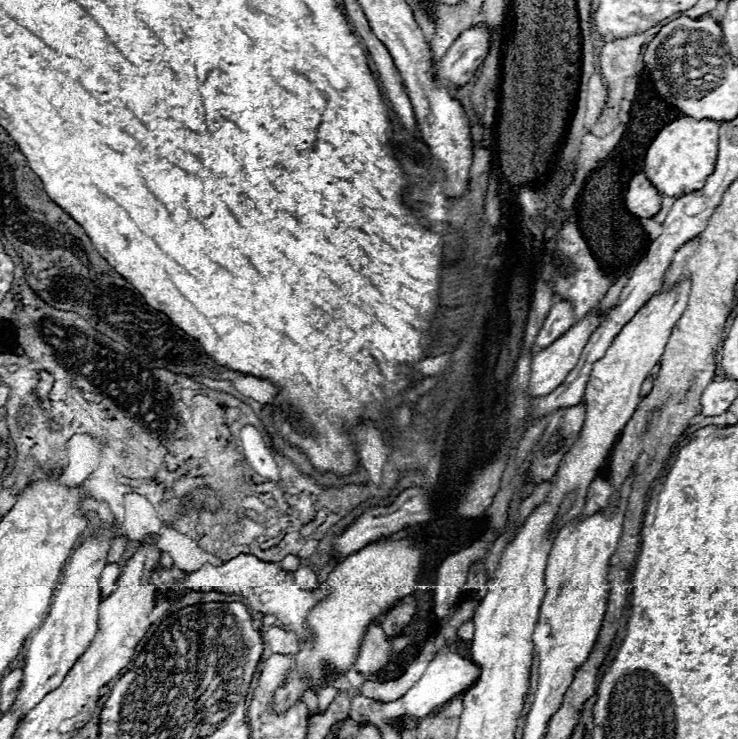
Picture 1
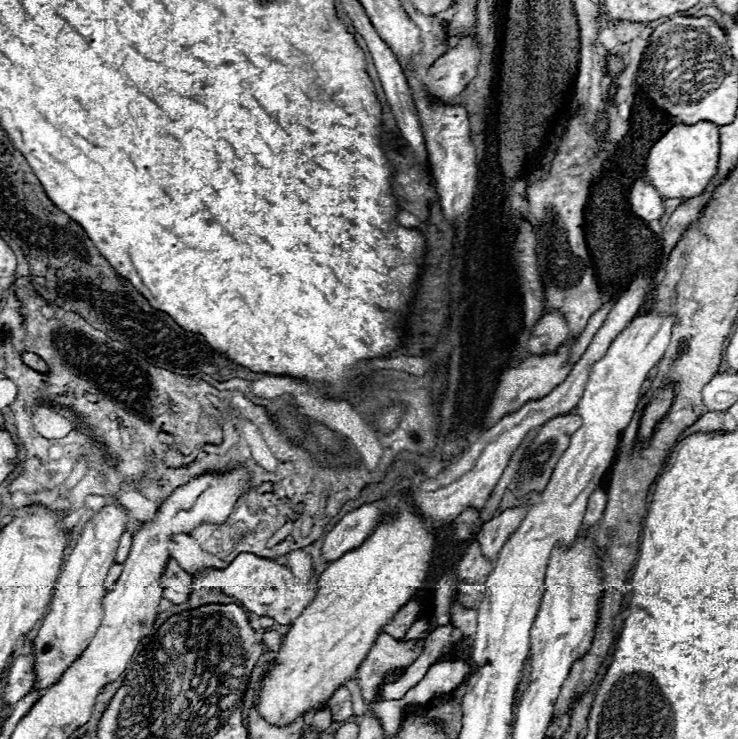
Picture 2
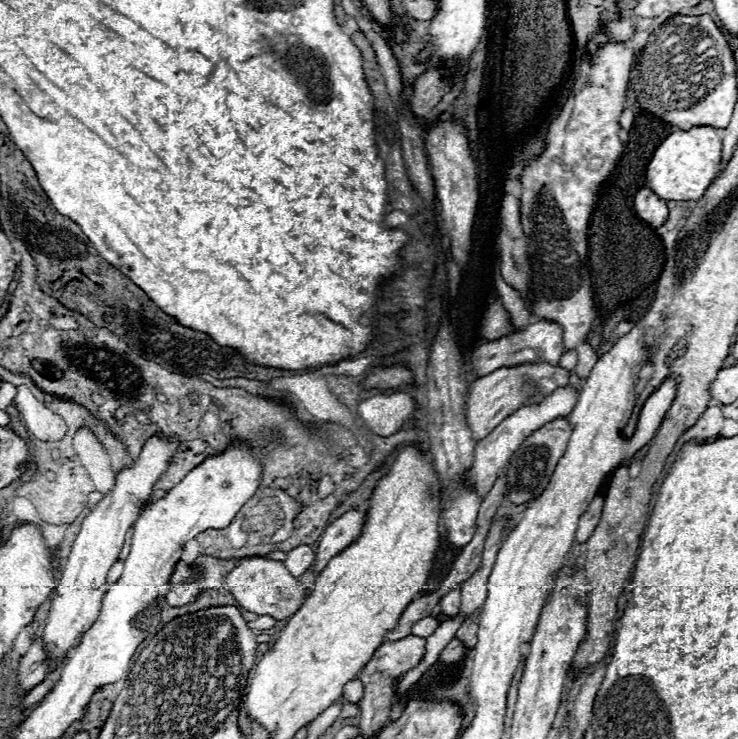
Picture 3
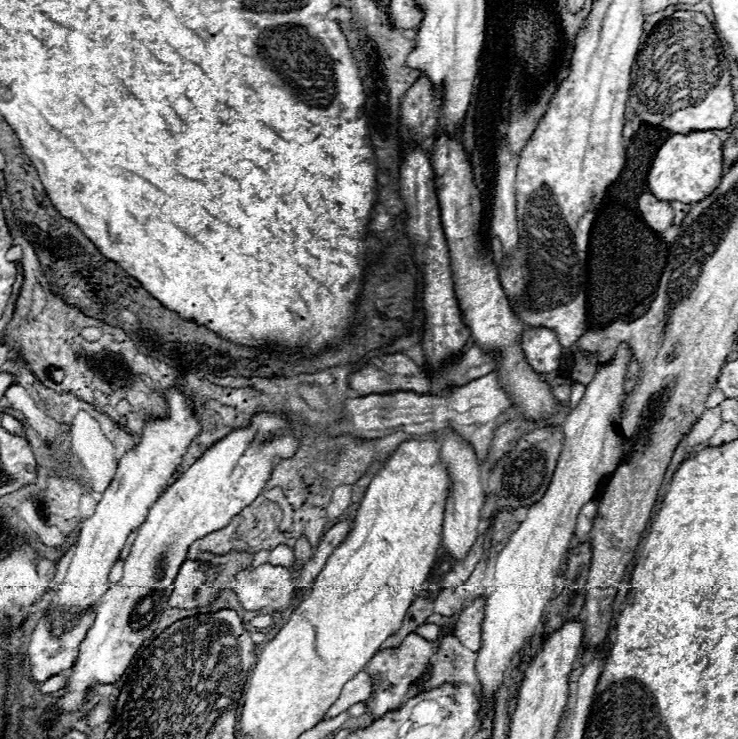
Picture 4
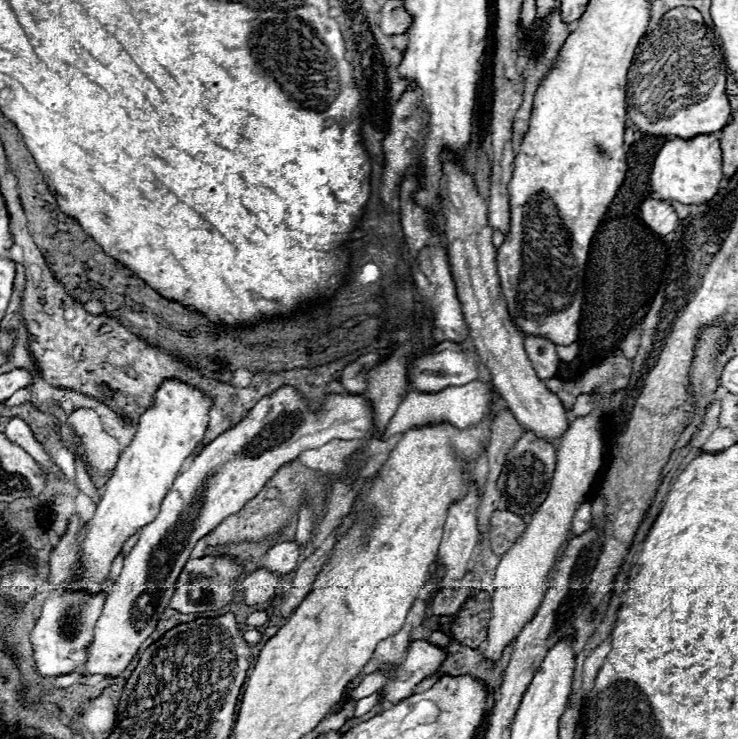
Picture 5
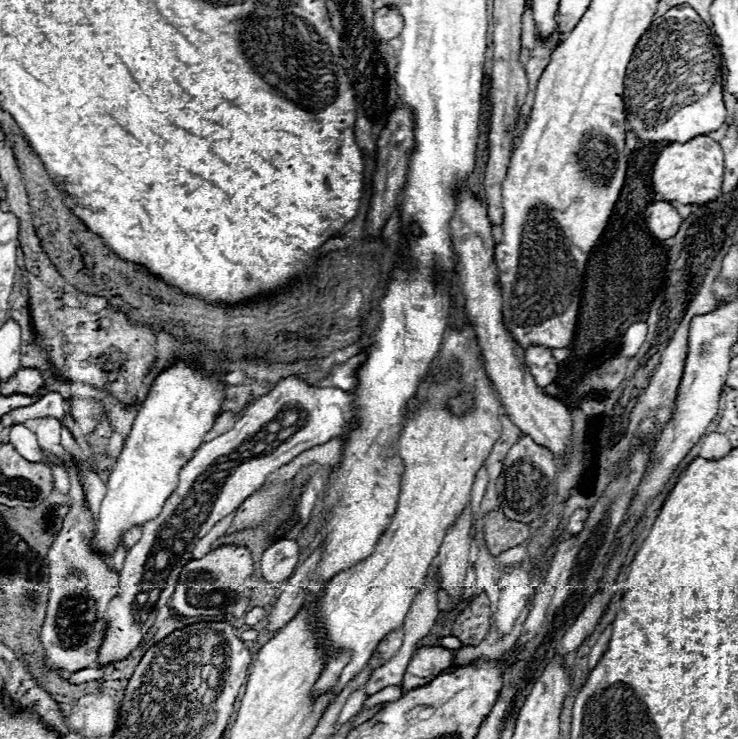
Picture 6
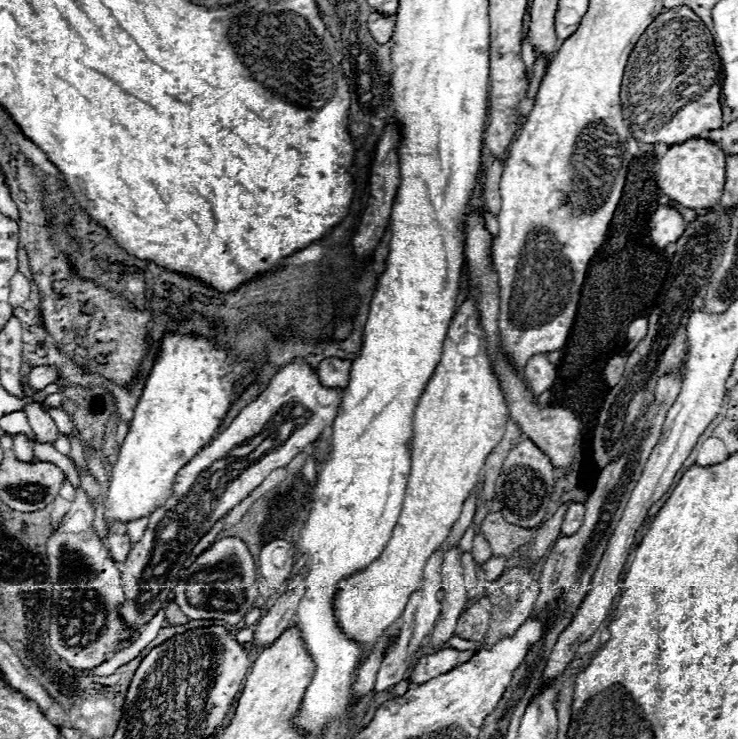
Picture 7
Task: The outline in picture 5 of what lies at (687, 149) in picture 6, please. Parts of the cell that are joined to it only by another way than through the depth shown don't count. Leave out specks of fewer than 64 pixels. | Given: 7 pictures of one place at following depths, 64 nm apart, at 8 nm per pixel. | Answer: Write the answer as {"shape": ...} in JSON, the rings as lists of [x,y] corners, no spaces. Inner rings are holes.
{"shape":[[[700,134],[692,140],[668,140],[652,166],[650,188],[658,200],[676,200],[682,204],[702,204],[714,198],[722,184],[722,148],[714,134]]]}

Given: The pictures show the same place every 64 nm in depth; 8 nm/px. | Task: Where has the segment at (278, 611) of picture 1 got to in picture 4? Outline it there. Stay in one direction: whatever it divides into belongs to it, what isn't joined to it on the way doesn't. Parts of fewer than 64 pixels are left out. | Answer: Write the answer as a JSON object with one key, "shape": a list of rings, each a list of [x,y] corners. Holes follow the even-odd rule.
{"shape":[[[252,566],[234,576],[232,590],[238,594],[238,600],[246,610],[272,608],[278,612],[298,604],[294,580],[282,566]]]}

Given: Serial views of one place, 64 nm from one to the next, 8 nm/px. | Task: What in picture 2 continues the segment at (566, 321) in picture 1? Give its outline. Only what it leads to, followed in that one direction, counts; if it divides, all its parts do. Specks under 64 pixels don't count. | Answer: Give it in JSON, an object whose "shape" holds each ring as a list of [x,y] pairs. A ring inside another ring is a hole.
{"shape":[[[550,312],[550,314],[544,314],[534,330],[532,330],[532,336],[528,338],[528,344],[526,344],[526,352],[530,356],[542,356],[542,354],[552,354],[556,352],[568,338],[568,326],[566,326],[566,320],[560,312]]]}

